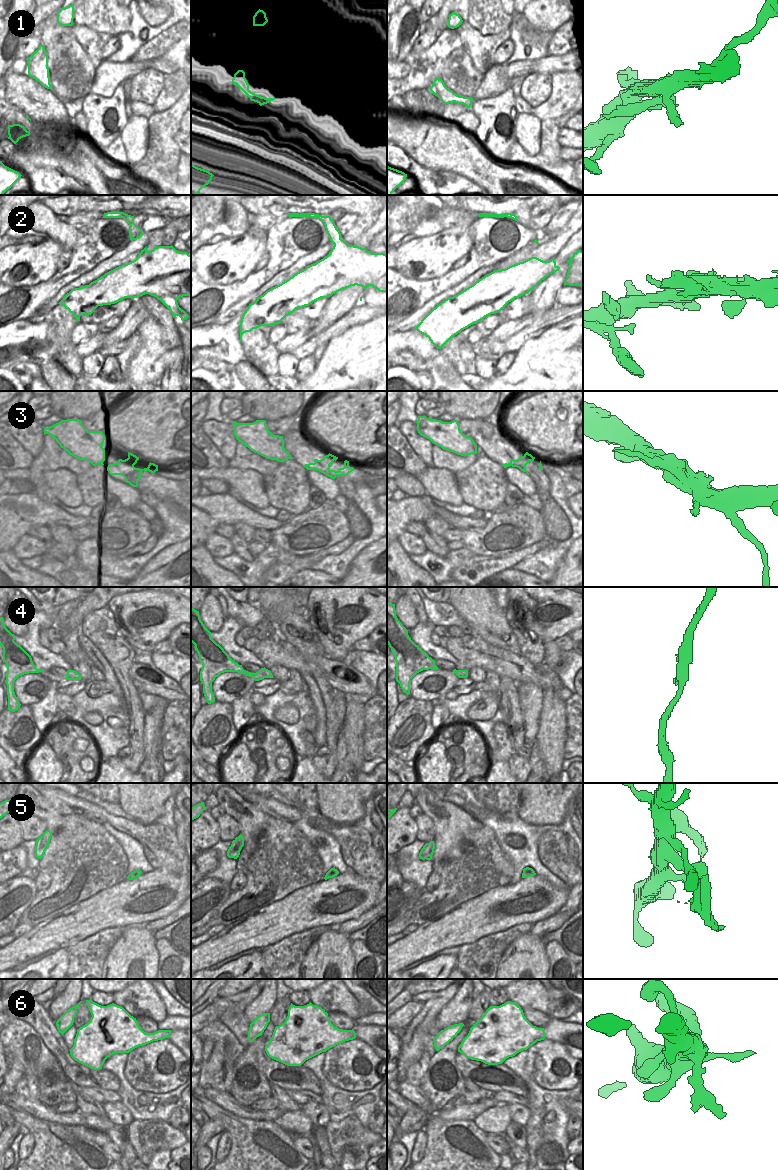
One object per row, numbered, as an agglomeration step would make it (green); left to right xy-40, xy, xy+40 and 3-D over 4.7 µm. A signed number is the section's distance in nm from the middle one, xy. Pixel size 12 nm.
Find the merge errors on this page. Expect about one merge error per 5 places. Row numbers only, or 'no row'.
1, 5

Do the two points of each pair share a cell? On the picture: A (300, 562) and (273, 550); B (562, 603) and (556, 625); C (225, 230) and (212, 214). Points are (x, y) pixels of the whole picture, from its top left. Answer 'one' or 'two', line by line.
A: two
B: one
C: two

